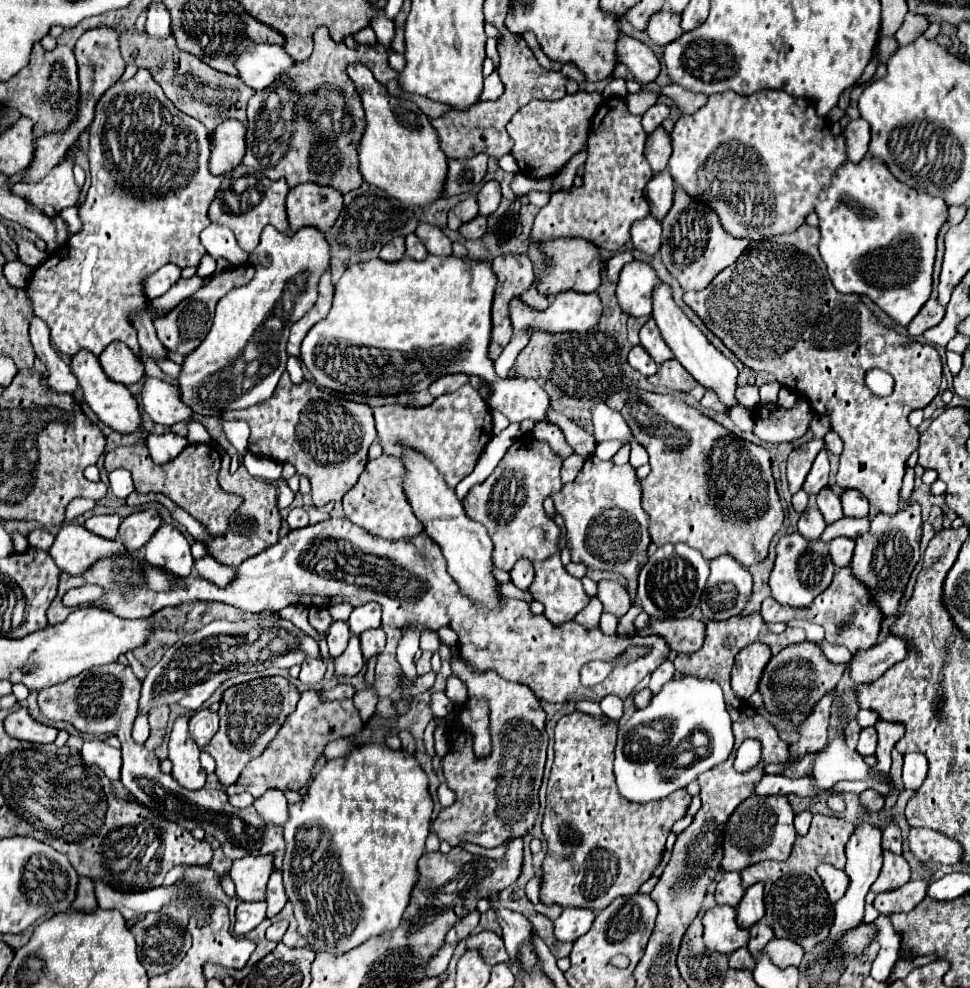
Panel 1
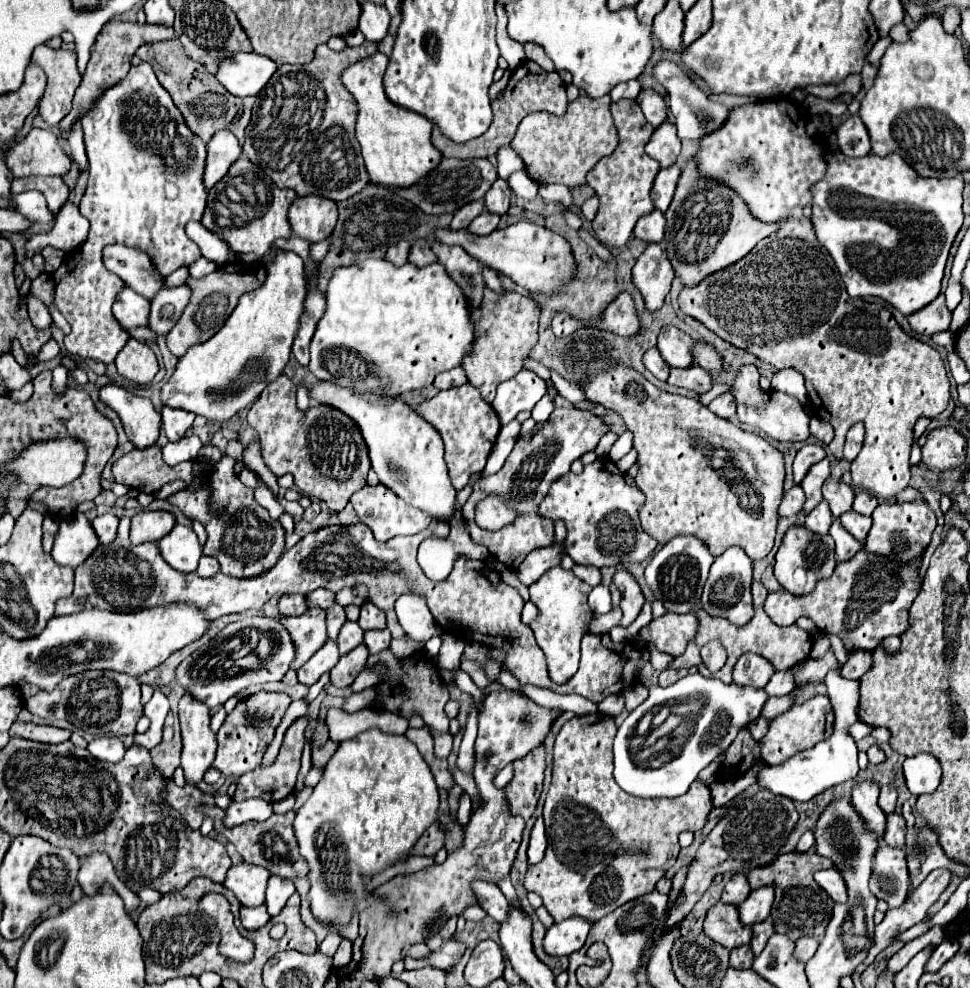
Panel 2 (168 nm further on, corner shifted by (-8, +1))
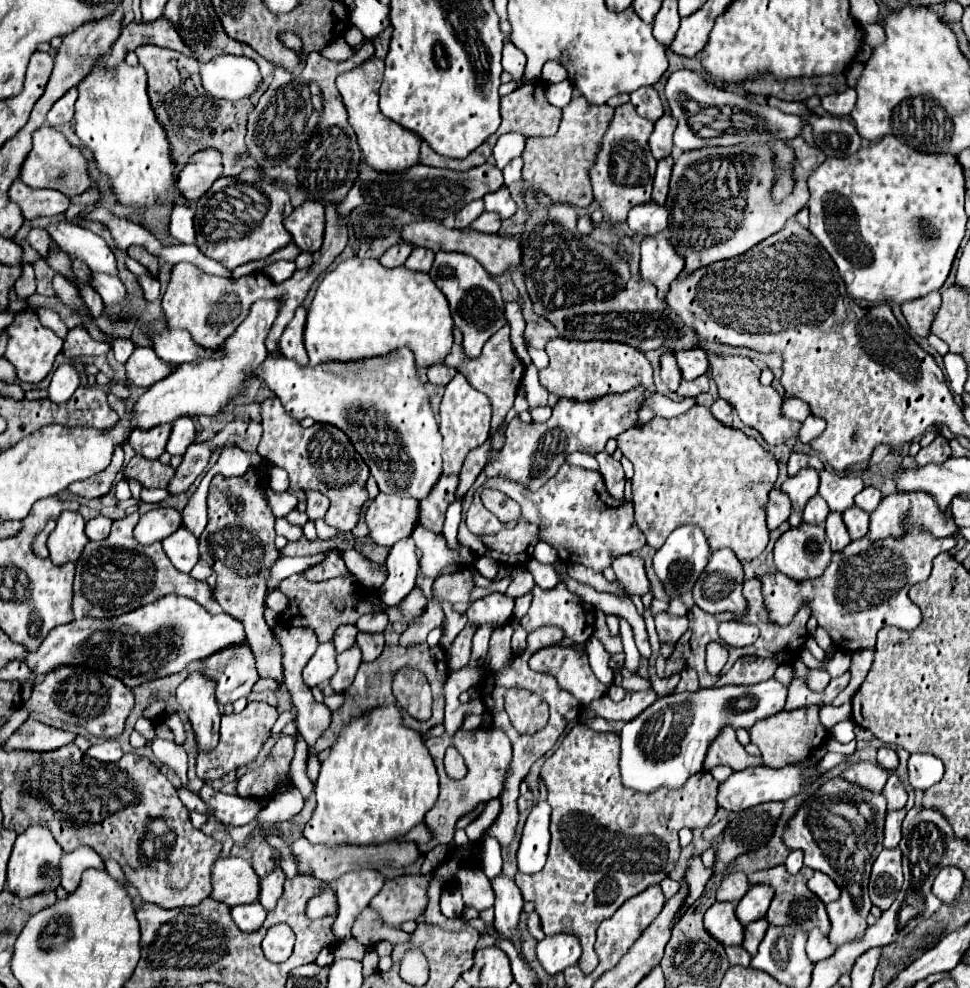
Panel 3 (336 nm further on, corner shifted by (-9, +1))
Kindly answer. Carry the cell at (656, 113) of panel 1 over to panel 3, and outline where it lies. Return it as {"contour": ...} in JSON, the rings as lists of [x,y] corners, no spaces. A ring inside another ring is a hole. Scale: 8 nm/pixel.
{"contour":[[[650,85],[640,87],[634,93],[630,93],[630,103],[636,107],[638,115],[642,115],[642,117],[646,117],[646,119],[650,119],[654,123],[664,115],[662,101],[660,101],[656,89],[650,87]]]}

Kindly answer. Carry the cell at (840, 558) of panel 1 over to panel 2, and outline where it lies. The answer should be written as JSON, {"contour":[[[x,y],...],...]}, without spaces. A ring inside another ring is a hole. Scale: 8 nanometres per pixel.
{"contour":[[[839,519],[833,521],[833,525],[831,525],[831,529],[829,529],[829,535],[831,535],[833,541],[835,541],[837,561],[847,561],[847,559],[851,559],[851,557],[861,549],[861,543],[859,543],[855,537],[851,537],[851,533],[847,533],[847,531],[843,529],[843,525],[839,523]]]}

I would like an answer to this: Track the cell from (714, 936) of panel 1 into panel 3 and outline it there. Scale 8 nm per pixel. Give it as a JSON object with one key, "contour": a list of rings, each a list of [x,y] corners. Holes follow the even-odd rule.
{"contour":[[[714,903],[704,915],[706,931],[722,945],[742,945],[744,927],[734,915],[734,903]]]}

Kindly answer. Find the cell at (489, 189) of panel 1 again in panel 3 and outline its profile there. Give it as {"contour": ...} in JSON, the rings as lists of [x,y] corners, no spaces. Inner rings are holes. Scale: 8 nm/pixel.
{"contour":[[[502,185],[500,191],[492,191],[484,197],[484,203],[486,203],[486,211],[494,211],[498,213],[502,219],[508,219],[516,213],[516,203],[514,199],[510,197],[506,185]]]}

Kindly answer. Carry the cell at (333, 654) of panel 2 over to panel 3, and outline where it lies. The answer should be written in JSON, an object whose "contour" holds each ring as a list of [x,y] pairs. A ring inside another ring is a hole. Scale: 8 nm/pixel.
{"contour":[[[320,643],[318,651],[312,655],[312,659],[302,671],[304,683],[308,687],[316,687],[324,681],[330,681],[334,673],[336,673],[336,649],[332,643]]]}

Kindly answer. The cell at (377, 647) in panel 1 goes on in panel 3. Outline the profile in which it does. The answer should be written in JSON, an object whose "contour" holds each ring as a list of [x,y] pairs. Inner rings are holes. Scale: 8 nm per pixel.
{"contour":[[[358,633],[356,637],[358,647],[362,649],[362,659],[364,661],[374,661],[380,657],[384,649],[384,635],[370,635],[370,633]]]}

